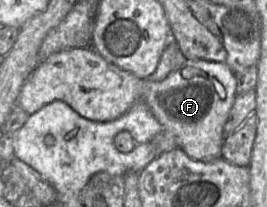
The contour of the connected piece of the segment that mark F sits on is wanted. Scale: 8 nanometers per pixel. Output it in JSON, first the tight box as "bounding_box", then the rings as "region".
{"bounding_box":[16,48,236,161],"region":[[[71,48],[49,56],[38,64],[22,86],[16,105],[32,115],[54,101],[66,102],[75,112],[94,122],[109,122],[124,115],[137,101],[144,101],[163,131],[172,134],[177,147],[189,157],[200,161],[213,161],[222,156],[224,125],[234,104],[236,92],[235,72],[221,62],[187,59],[178,70],[172,71],[163,81],[141,80],[130,72],[108,62],[94,48]]]}

